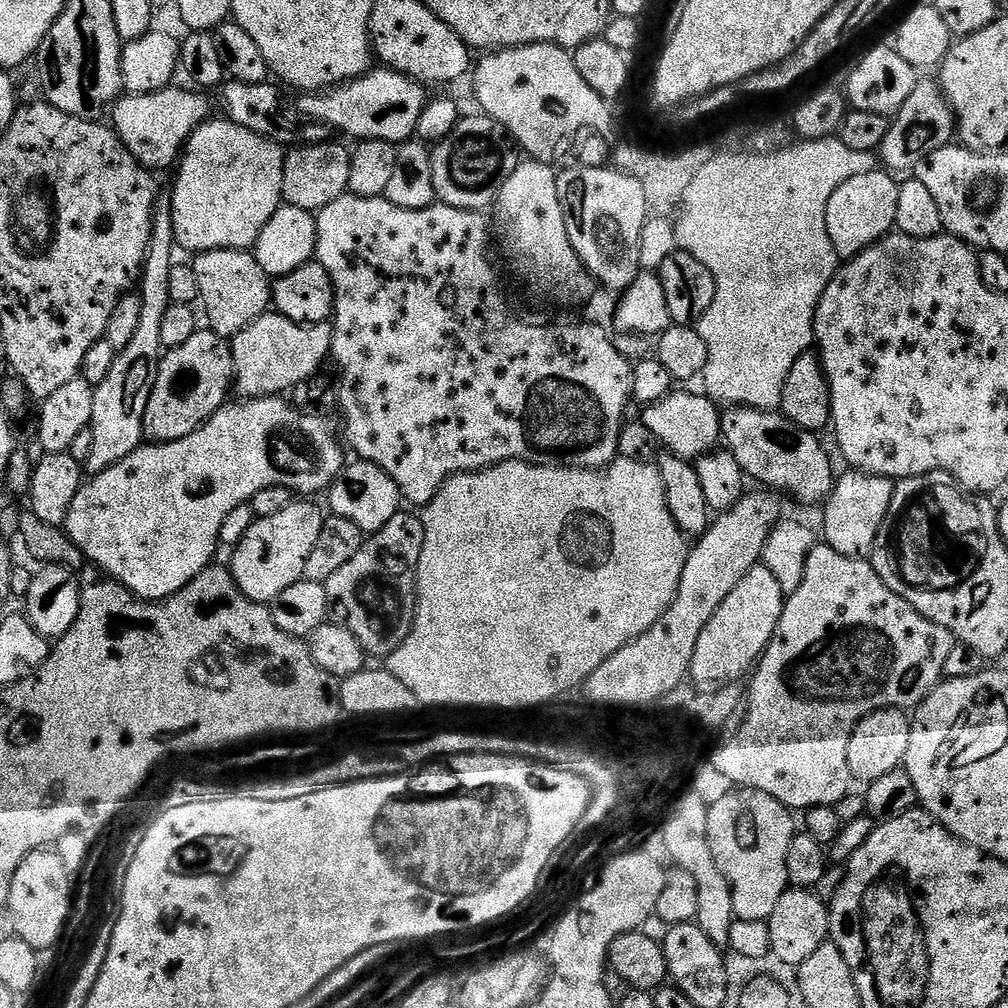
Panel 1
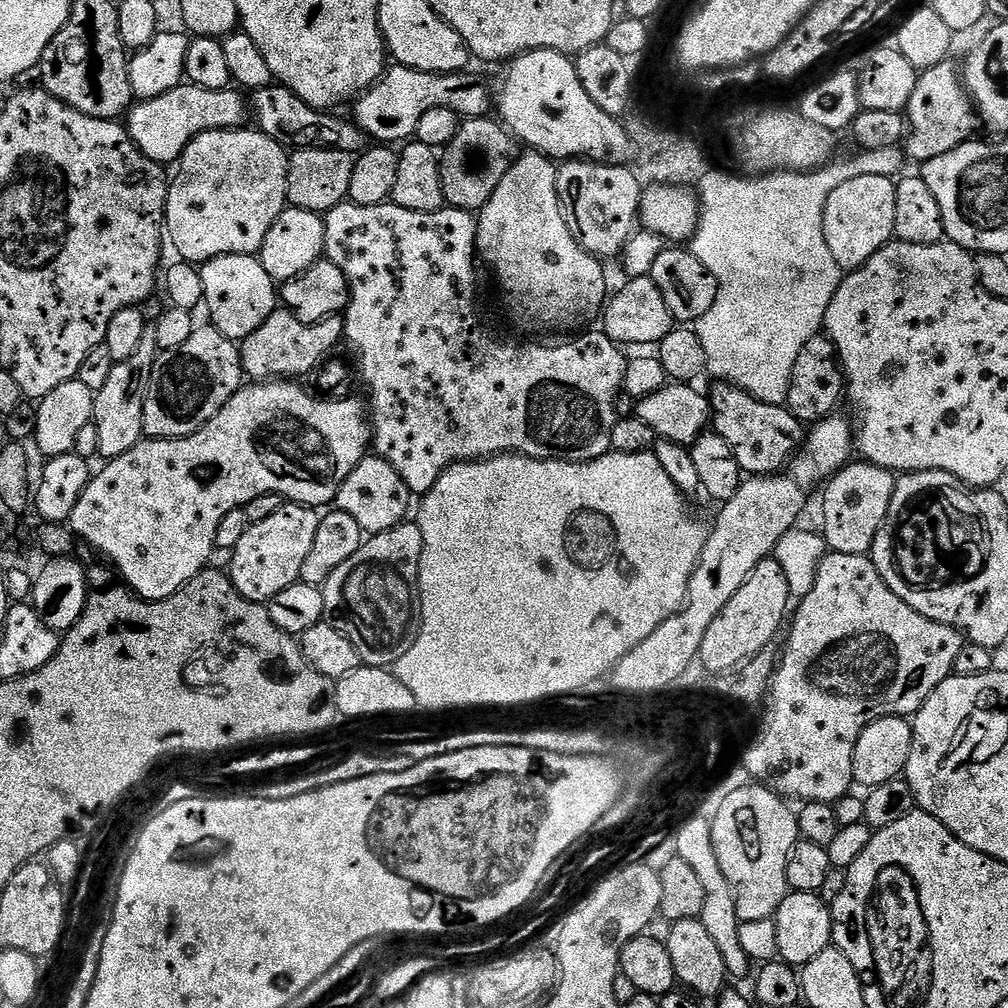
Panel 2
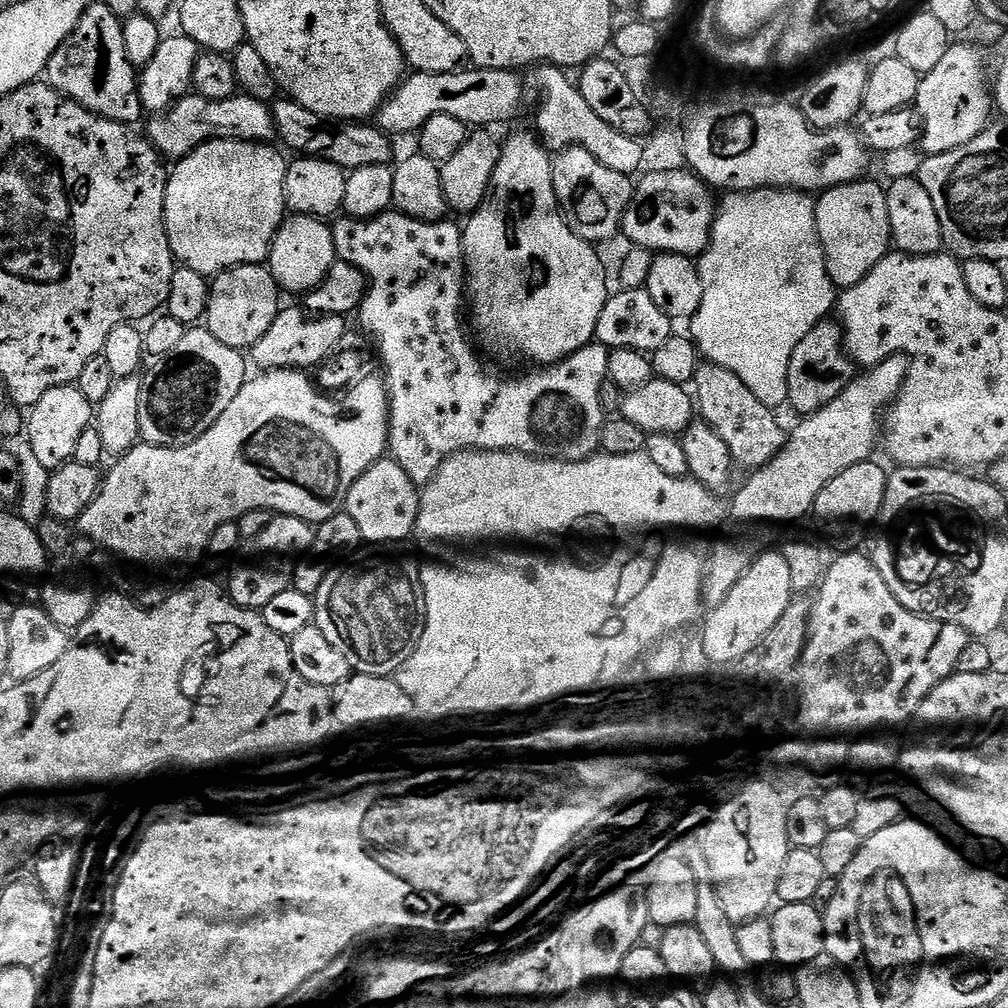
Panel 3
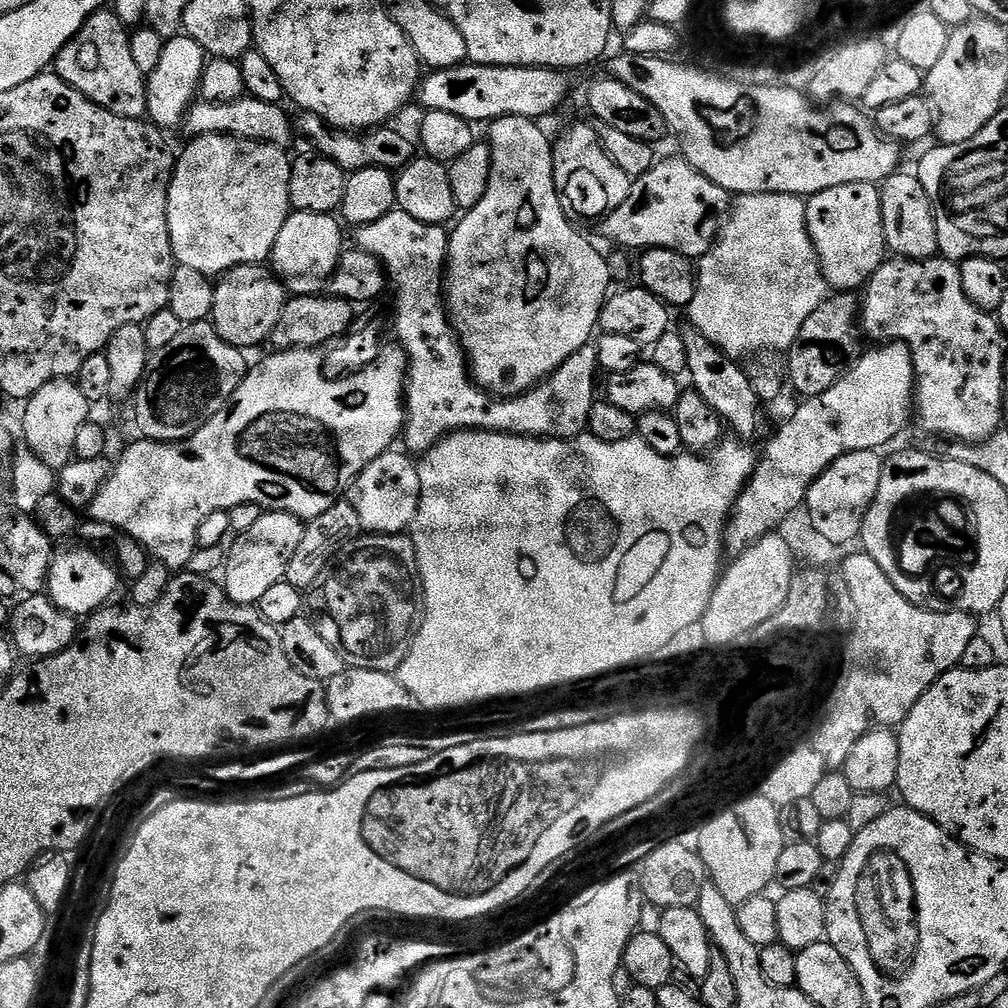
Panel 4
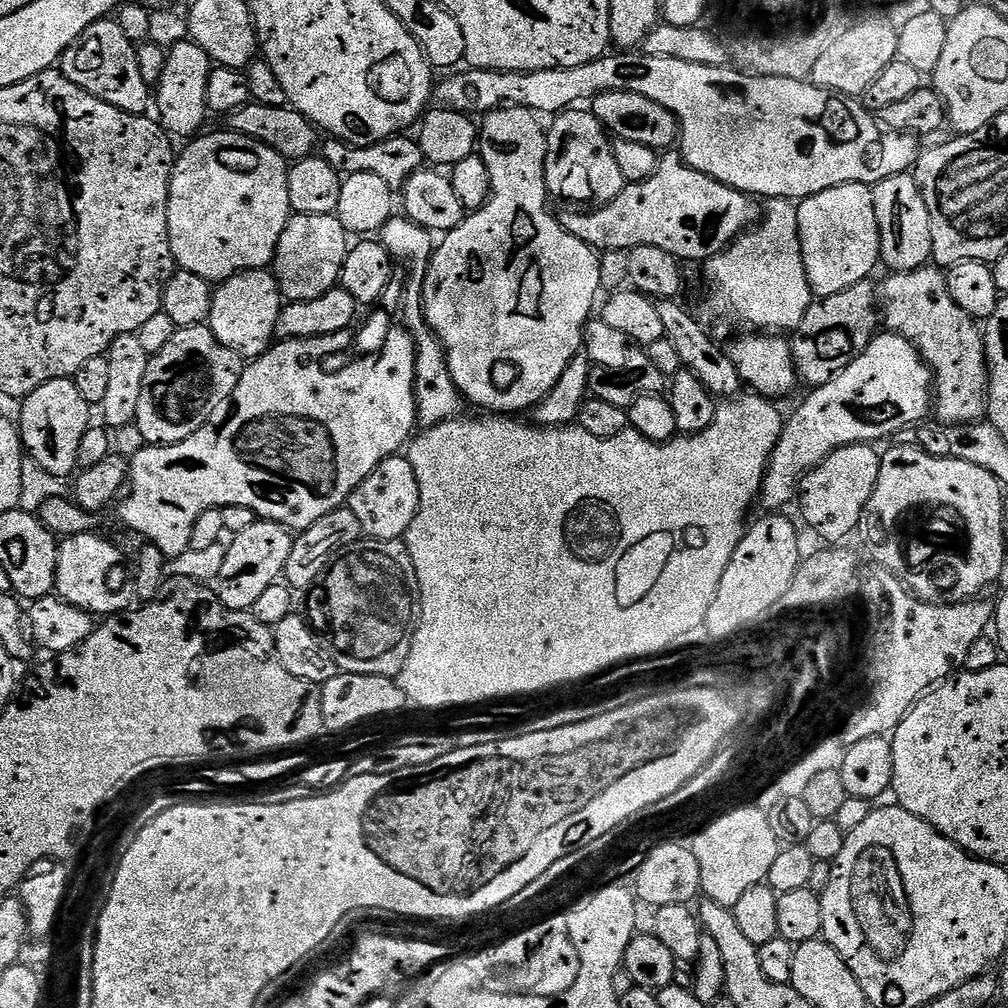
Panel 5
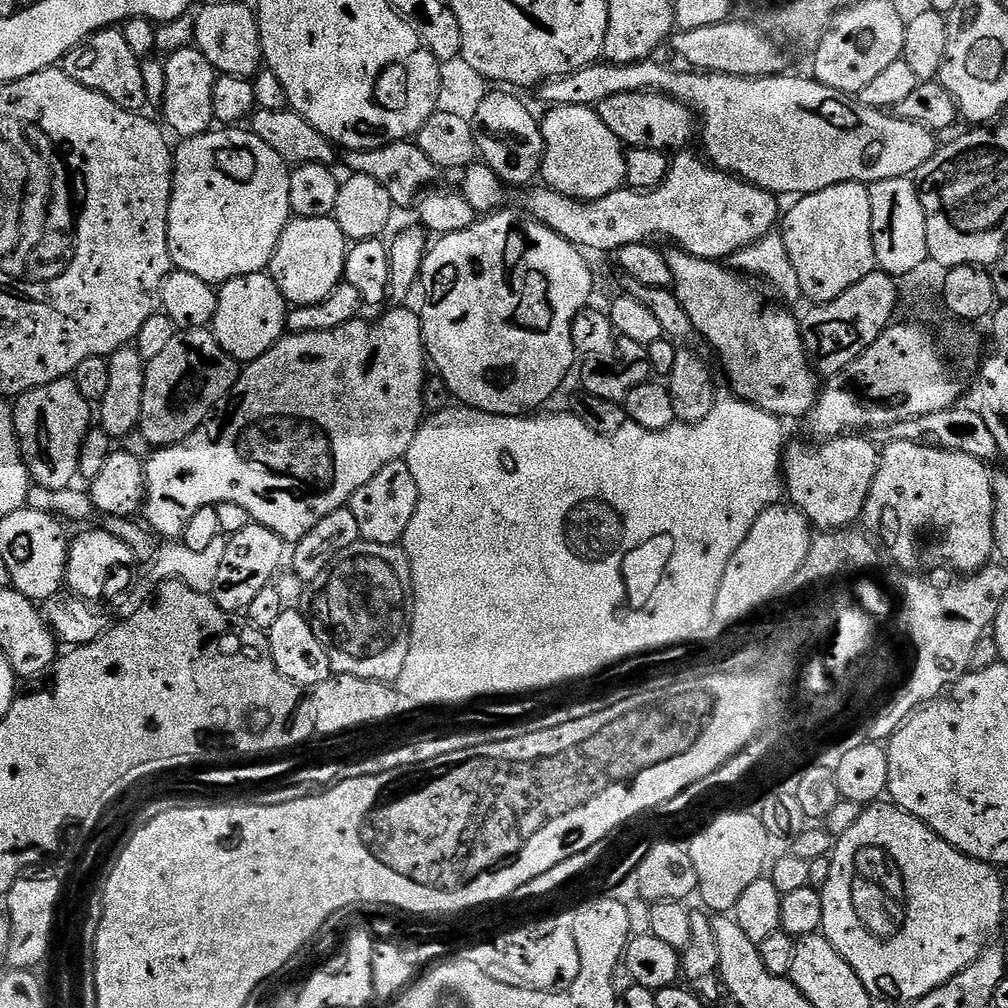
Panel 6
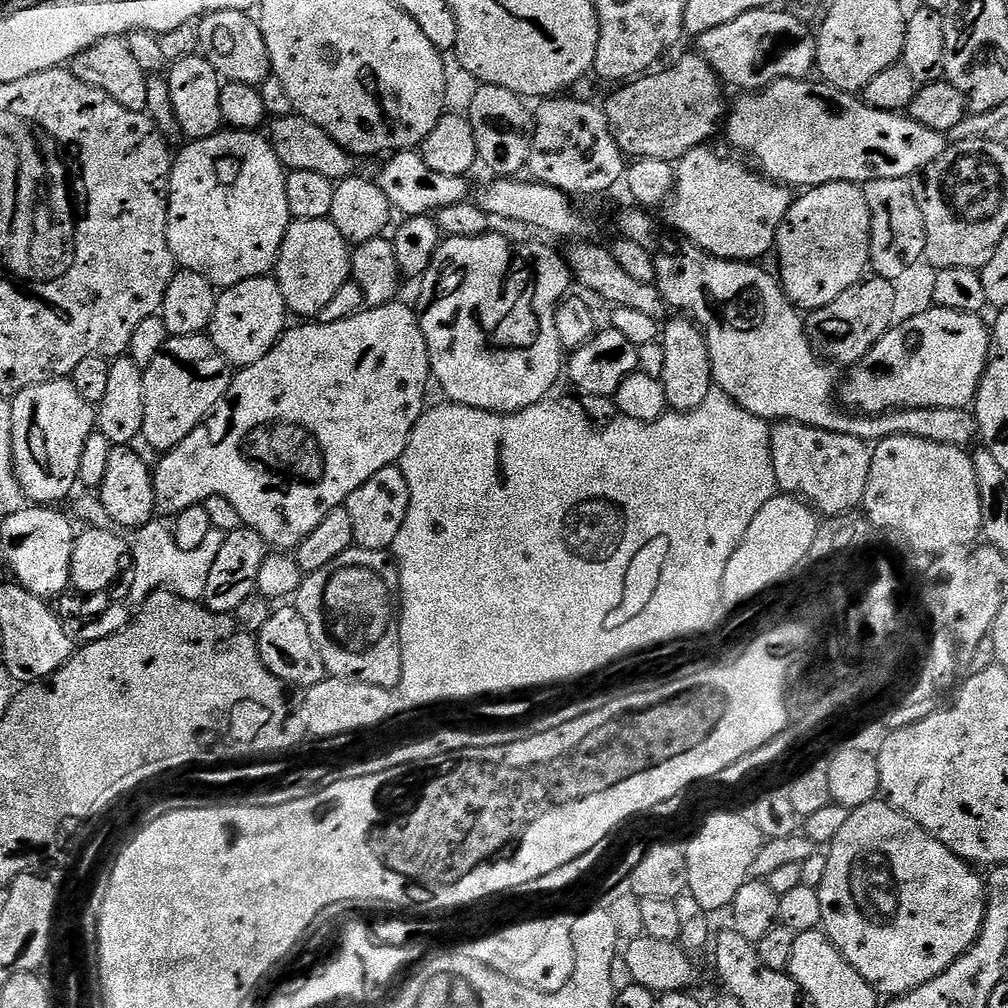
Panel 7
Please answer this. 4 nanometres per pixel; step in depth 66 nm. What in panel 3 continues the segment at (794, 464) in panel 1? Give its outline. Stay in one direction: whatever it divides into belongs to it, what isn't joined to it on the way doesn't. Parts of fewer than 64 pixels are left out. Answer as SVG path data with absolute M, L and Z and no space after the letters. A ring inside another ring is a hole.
M704 362L696 370L695 384L694 400L698 405L699 415L707 420L710 426L714 426L714 430L718 430L718 434L722 434L726 446L730 446L730 454L737 465L745 464L748 470L755 470L764 464L768 464L776 456L776 453L784 445L786 428L780 425L779 418L775 416L777 413L773 409L767 408L752 393L750 386L746 386L746 382L742 382L742 378L738 378L738 374L734 374L729 368L723 368L718 364Z

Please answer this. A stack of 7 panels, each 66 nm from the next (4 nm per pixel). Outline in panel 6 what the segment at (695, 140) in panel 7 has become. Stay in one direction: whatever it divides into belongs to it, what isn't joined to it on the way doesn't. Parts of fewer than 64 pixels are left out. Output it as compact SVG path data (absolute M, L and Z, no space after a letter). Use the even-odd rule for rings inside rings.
M623 92L606 98L598 106L602 122L614 130L620 143L629 149L645 148L672 154L689 147L688 139L694 136L694 113L686 104L658 92Z

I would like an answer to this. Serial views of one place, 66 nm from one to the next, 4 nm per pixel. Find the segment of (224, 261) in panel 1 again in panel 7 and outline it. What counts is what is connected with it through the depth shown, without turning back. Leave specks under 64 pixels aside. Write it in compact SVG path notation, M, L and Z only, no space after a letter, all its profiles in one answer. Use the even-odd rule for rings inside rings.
M255 276L246 282L238 282L232 288L223 289L217 295L214 318L210 325L210 339L212 345L227 358L229 364L237 369L248 368L254 362L258 362L258 358L266 358L266 354L270 354L270 350L284 335L286 325L289 323L287 320L290 320L290 313L282 298L282 290L275 279L268 276Z

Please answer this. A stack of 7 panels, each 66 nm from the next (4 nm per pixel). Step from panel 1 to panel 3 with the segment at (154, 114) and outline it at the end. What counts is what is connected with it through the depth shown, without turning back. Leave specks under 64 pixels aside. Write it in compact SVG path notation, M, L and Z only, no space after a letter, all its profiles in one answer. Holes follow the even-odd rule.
M195 94L183 96L171 108L153 115L147 121L146 135L156 151L168 162L185 160L198 146L208 140L255 140L272 142L277 139L276 120L265 101L237 94L221 100L207 100Z

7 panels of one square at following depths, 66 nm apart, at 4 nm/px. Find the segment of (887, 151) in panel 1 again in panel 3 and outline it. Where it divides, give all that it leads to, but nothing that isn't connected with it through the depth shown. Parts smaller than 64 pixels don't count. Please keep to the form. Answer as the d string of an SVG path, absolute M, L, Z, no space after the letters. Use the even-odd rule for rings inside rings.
M949 43L942 62L934 66L934 70L923 73L918 86L918 94L914 105L920 113L922 131L918 147L925 156L942 154L970 142L978 134L982 134L990 123L988 115L994 112L994 96L990 91L990 72L984 69L984 56L972 44Z

